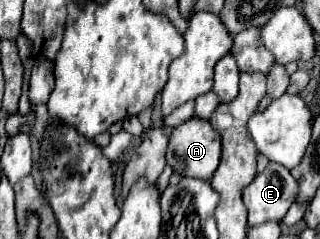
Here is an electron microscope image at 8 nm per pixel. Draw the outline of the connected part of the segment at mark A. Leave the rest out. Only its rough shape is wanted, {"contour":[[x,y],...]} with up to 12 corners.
{"contour":[[207,119],[173,129],[167,163],[177,175],[209,181],[221,137]]}

